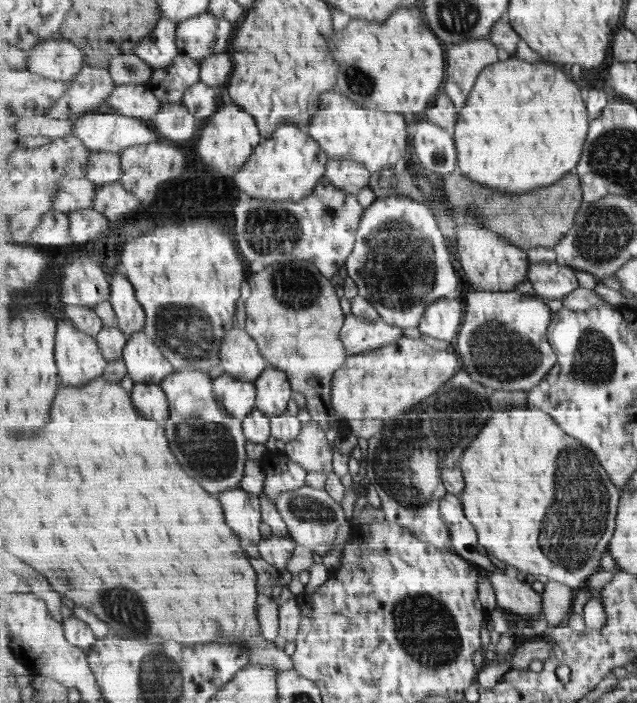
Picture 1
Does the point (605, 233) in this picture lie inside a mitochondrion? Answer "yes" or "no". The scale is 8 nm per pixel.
yes

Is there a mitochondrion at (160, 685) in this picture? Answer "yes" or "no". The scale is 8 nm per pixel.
yes

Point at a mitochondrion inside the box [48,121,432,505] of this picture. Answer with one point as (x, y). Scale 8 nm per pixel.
(210, 451)

